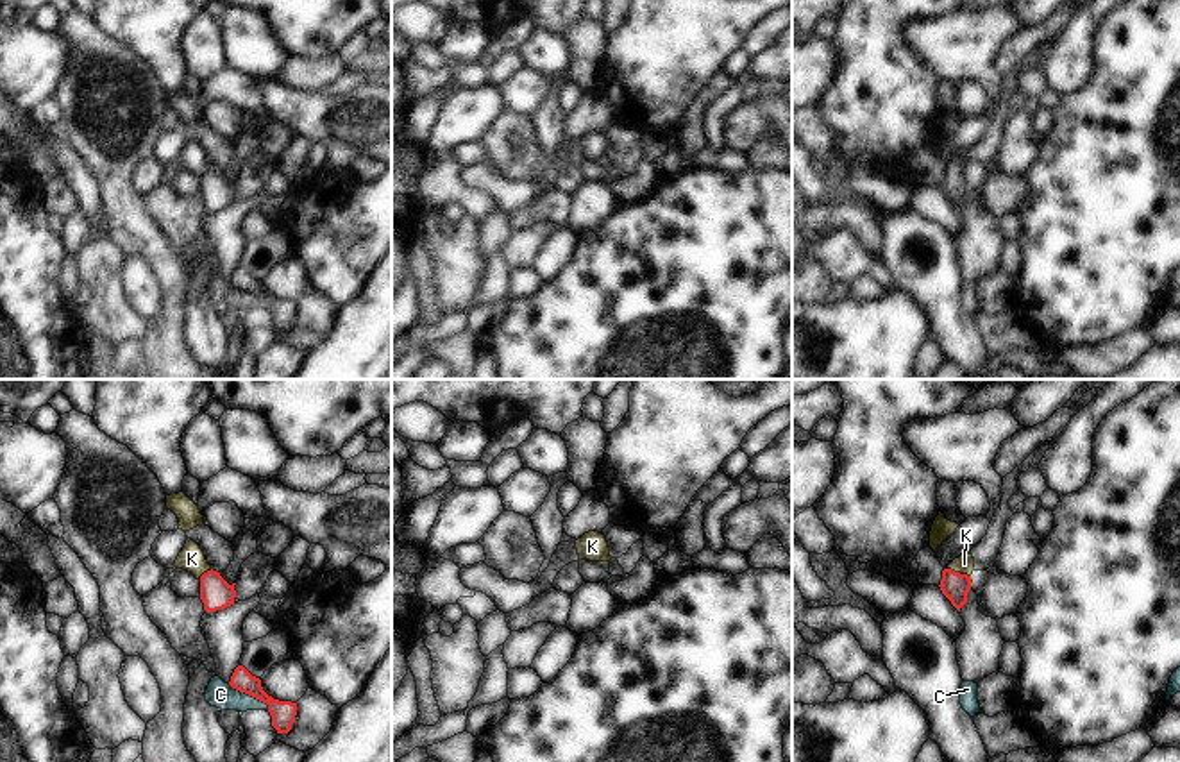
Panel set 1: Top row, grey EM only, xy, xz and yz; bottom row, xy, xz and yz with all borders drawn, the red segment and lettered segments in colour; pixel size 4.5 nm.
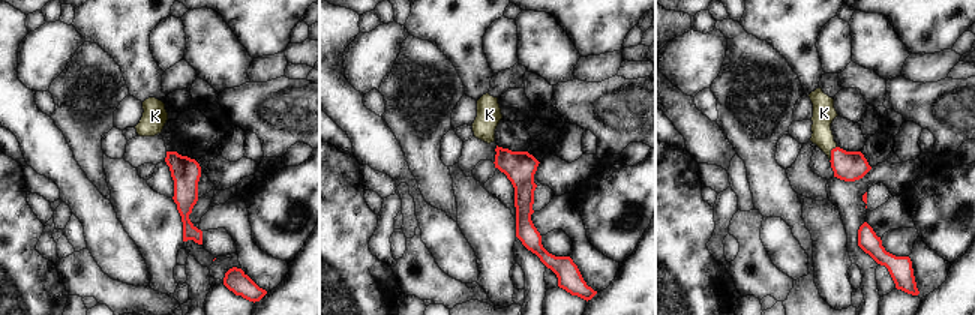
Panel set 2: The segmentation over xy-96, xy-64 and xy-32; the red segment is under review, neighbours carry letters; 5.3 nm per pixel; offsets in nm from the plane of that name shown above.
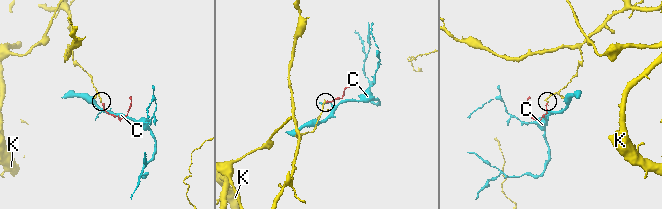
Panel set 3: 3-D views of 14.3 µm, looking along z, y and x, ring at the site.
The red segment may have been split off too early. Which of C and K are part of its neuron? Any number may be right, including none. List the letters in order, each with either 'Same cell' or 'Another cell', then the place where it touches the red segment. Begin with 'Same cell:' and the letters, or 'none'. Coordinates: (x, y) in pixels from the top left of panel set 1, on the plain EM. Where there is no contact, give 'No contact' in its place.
Same cell: K
C: Another cell. Touches red at xy (251, 294)
K: Same cell. Touches red at yz (957, 172)

